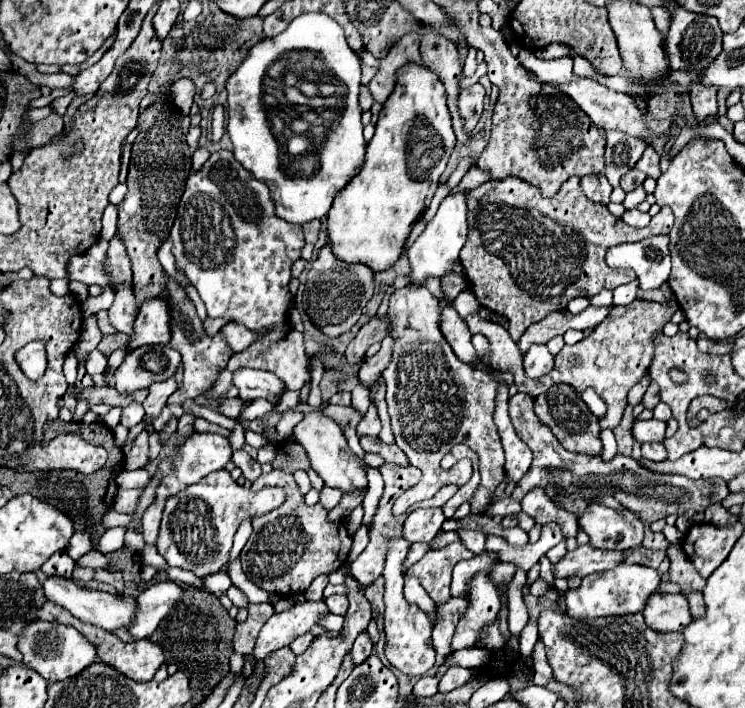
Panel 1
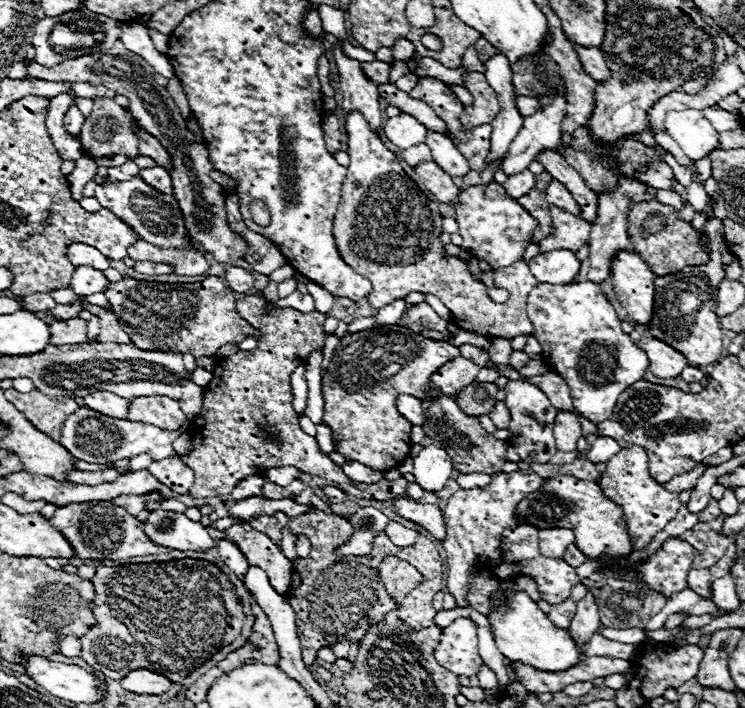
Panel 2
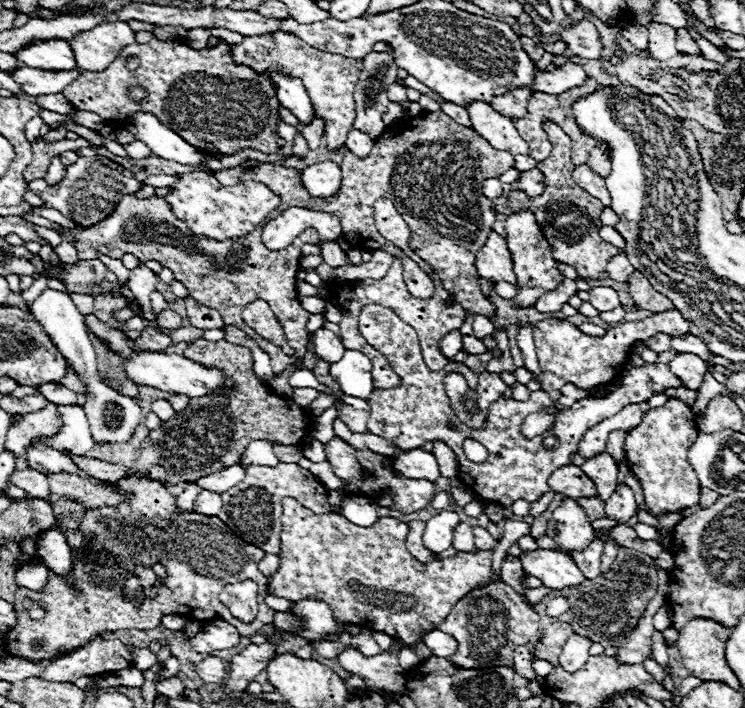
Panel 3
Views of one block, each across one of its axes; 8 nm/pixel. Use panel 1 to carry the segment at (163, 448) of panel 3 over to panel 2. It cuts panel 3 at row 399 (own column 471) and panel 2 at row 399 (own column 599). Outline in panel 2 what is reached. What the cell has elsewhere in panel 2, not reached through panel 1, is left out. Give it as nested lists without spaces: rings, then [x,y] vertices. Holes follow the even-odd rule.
[[[246,296],[238,300],[238,312],[244,320],[248,320],[254,328],[262,330],[262,338],[258,342],[258,348],[250,352],[238,352],[230,358],[220,358],[216,368],[214,368],[214,378],[204,390],[204,404],[202,412],[192,420],[190,426],[190,440],[192,440],[192,452],[186,456],[180,456],[182,462],[192,468],[194,472],[194,484],[188,492],[192,498],[208,498],[208,496],[222,496],[230,494],[234,484],[240,482],[246,476],[254,474],[264,474],[268,468],[278,468],[278,466],[296,466],[306,474],[320,476],[326,480],[332,480],[340,490],[348,492],[350,496],[356,498],[366,498],[366,500],[392,500],[398,498],[406,492],[408,480],[398,478],[394,482],[380,480],[378,484],[364,484],[364,482],[354,482],[350,480],[340,466],[336,466],[328,454],[320,452],[316,438],[308,436],[300,428],[300,420],[296,410],[292,408],[292,388],[290,388],[290,376],[292,372],[304,364],[306,356],[314,350],[320,350],[324,346],[324,320],[326,314],[322,312],[310,312],[304,314],[292,308],[276,308],[271,302],[267,302],[264,297]]]

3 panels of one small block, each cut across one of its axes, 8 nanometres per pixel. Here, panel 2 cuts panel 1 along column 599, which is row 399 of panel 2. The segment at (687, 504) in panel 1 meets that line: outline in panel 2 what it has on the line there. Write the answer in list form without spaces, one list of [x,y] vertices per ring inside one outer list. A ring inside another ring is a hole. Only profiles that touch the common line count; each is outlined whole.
[[[472,382],[456,396],[456,402],[464,412],[472,416],[482,416],[492,412],[496,402],[496,392],[498,388],[492,382]]]

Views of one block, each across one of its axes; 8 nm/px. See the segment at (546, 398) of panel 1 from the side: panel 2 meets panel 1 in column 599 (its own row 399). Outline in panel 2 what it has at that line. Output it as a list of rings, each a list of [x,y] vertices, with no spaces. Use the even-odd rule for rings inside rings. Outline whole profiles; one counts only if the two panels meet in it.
[[[434,384],[426,390],[428,398],[422,400],[422,412],[424,412],[424,424],[422,424],[422,432],[436,440],[440,446],[444,446],[444,450],[448,452],[448,456],[452,458],[452,466],[462,474],[462,472],[472,472],[476,470],[478,474],[498,474],[502,472],[502,466],[506,462],[506,448],[508,442],[494,438],[492,434],[488,434],[480,420],[476,416],[468,416],[464,414],[456,400],[448,394],[444,394],[440,388],[436,388]]]

